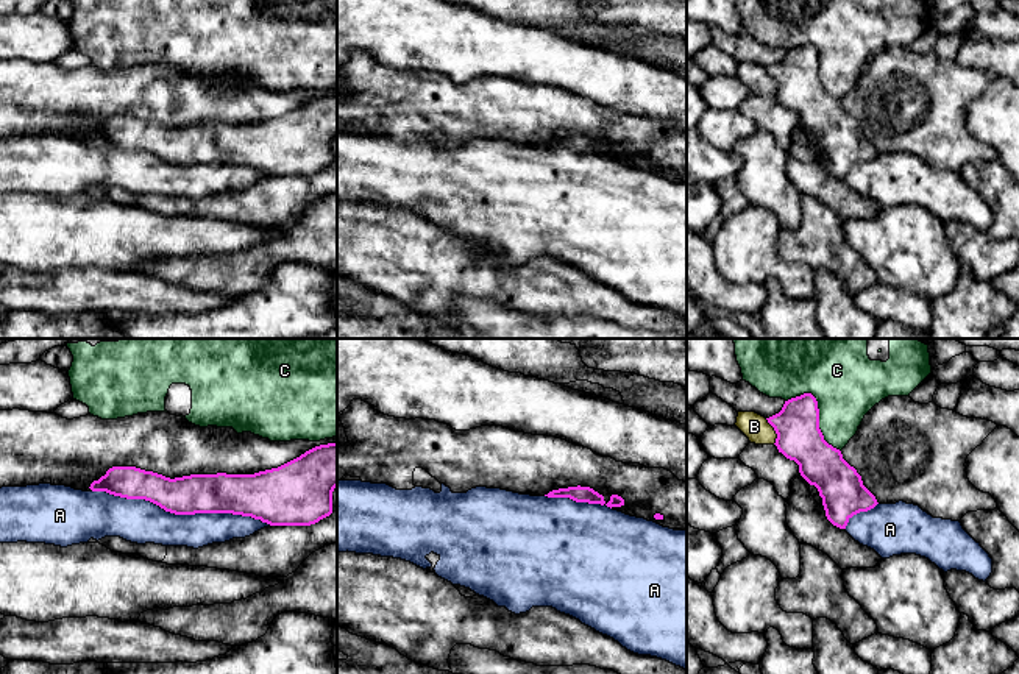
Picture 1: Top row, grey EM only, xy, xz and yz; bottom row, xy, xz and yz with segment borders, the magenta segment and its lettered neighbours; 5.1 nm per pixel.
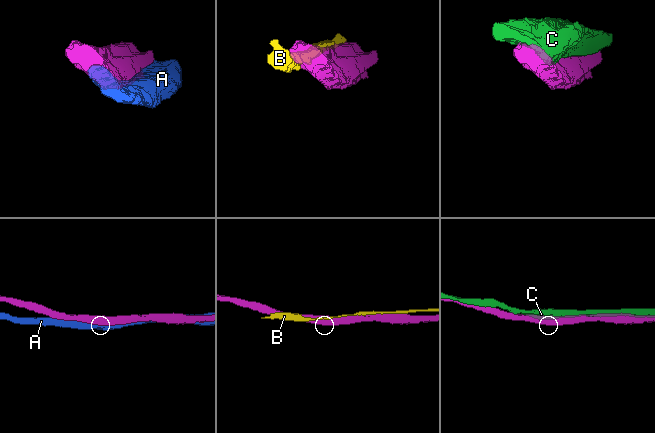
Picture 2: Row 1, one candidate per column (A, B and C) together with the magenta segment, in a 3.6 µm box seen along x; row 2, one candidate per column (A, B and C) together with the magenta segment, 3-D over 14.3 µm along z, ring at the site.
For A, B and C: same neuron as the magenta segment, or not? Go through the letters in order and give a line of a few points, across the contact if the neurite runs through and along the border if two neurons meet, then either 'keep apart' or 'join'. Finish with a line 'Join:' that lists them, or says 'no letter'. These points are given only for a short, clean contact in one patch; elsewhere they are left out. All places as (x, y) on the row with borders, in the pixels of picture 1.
A: keep apart
B: keep apart
C: keep apart
Join: no letter

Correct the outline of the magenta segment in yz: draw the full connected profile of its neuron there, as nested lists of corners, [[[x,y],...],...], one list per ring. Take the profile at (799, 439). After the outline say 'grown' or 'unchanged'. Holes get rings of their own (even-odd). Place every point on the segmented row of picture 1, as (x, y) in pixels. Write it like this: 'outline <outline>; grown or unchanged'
outline [[[811,393],[785,401],[782,410],[766,420],[777,434],[779,452],[794,460],[801,476],[818,488],[833,526],[846,529],[854,515],[879,504],[841,451],[824,440],[818,401]]]; unchanged

